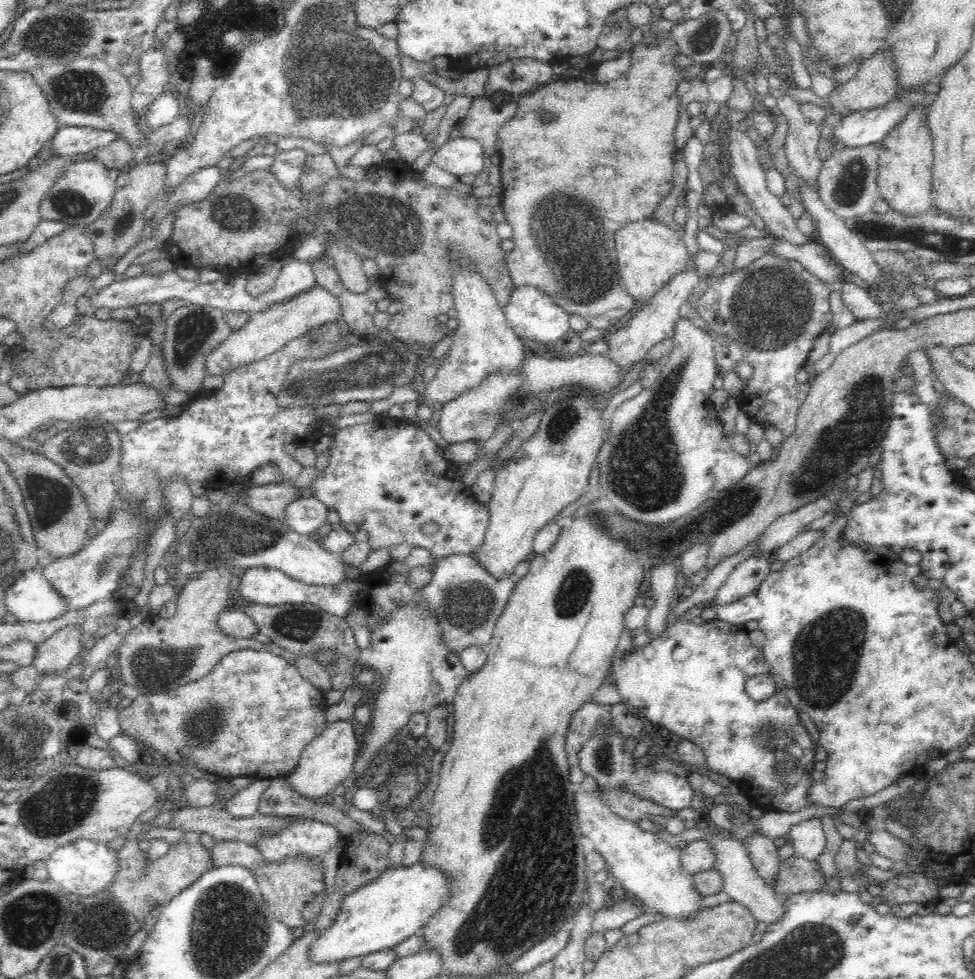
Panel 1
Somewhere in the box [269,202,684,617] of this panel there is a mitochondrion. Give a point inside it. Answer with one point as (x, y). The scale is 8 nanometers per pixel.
(371, 370)

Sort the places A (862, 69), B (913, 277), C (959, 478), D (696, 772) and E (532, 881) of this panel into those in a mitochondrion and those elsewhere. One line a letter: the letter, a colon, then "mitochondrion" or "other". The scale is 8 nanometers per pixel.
A: other
B: other
C: other
D: other
E: mitochondrion

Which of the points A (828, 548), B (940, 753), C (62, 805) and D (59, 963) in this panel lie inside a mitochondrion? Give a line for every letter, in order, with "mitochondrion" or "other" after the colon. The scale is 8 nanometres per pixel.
A: other
B: other
C: mitochondrion
D: mitochondrion

